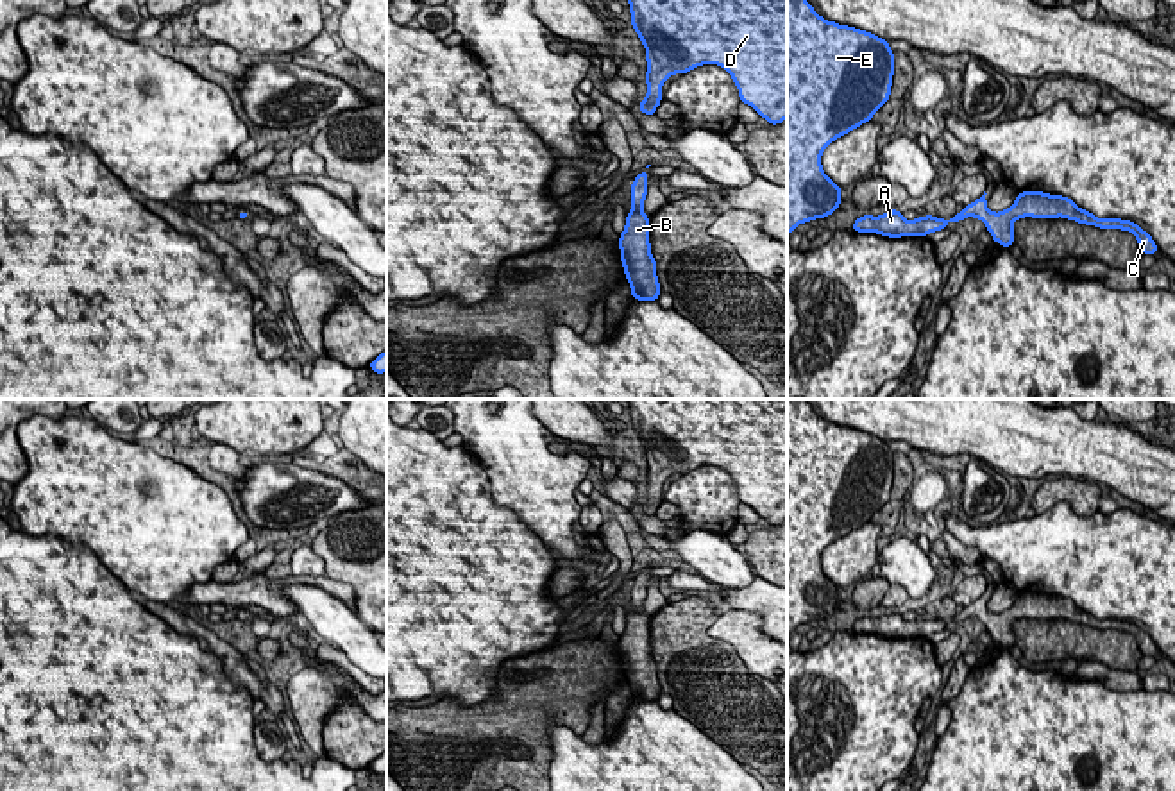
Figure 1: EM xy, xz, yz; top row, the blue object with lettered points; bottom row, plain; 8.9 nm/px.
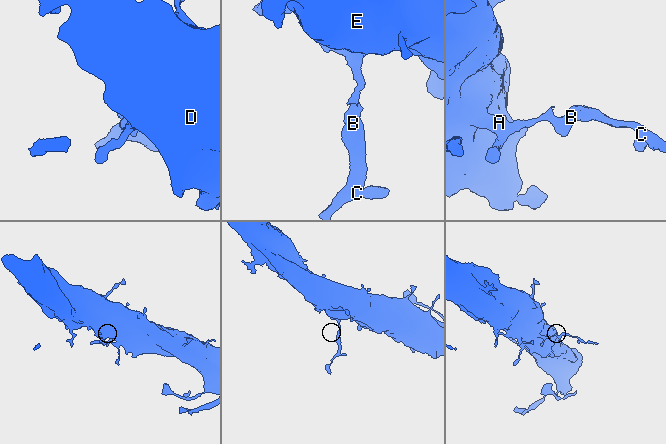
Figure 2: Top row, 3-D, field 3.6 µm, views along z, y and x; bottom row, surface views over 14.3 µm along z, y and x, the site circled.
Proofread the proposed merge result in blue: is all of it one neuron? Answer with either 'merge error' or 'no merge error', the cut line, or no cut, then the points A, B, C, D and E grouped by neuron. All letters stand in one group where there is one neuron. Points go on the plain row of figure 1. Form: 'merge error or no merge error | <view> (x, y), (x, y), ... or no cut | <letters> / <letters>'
no merge error | no cut | A B C D E

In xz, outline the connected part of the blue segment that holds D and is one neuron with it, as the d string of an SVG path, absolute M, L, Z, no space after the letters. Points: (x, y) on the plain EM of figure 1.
M626 399L631 428L638 435L647 462L647 494L638 512L655 515L662 503L662 485L674 474L689 474L703 465L730 472L740 503L749 505L771 526L787 519L787 399Z

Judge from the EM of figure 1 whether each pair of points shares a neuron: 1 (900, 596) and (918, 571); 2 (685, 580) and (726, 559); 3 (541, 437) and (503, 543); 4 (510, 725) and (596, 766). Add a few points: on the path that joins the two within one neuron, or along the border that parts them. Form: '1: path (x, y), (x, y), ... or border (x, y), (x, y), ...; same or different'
1: border (889, 584), (898, 584), (909, 596); different
2: border (696, 571), (703, 578); different
3: border (489, 476), (492, 500), (508, 507), (542, 541); different
4: border (551, 720), (548, 729), (551, 765), (548, 772); different

